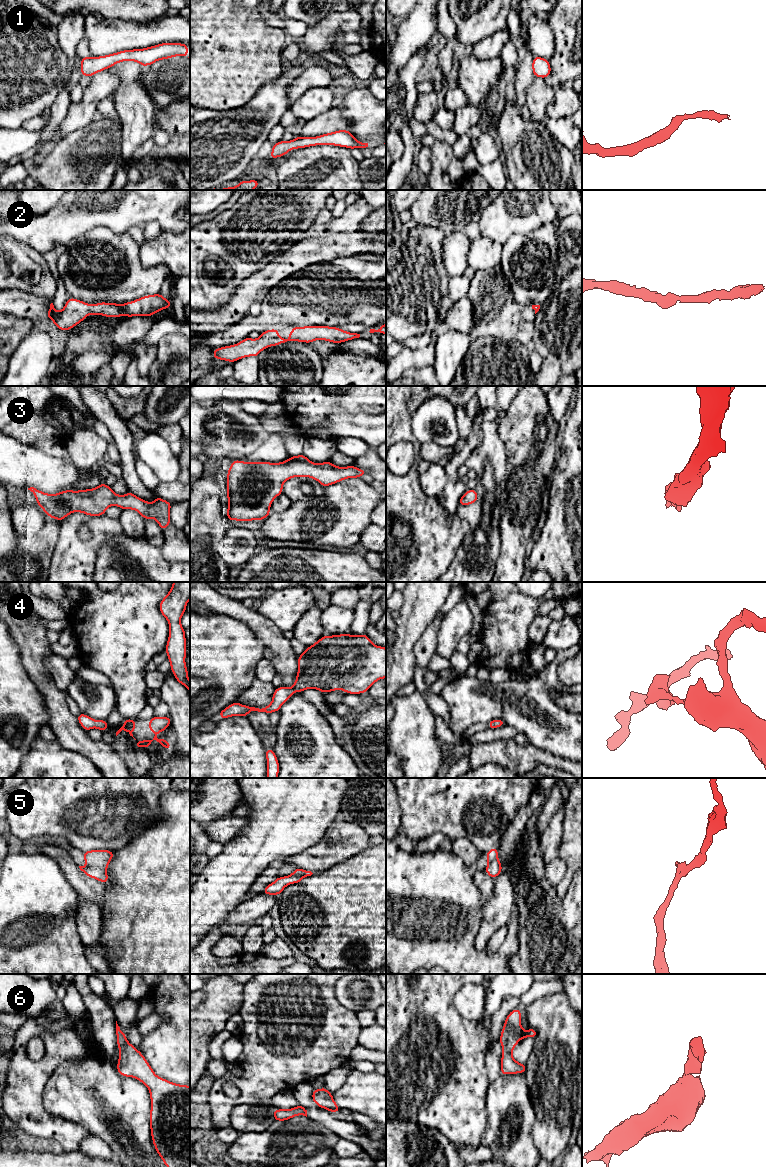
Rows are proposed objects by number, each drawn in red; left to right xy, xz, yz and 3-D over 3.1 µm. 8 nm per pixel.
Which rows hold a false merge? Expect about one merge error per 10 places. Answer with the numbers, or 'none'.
none

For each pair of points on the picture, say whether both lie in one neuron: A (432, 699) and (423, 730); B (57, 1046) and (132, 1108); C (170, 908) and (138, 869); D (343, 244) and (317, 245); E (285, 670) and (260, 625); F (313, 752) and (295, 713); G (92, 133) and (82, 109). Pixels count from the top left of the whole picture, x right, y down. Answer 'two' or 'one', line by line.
A: two
B: two
C: one
D: one
E: one
F: one
G: two

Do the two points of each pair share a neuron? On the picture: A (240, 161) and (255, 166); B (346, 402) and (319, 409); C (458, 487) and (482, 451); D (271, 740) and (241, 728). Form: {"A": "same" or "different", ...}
{"A": "different", "B": "same", "C": "different", "D": "different"}

